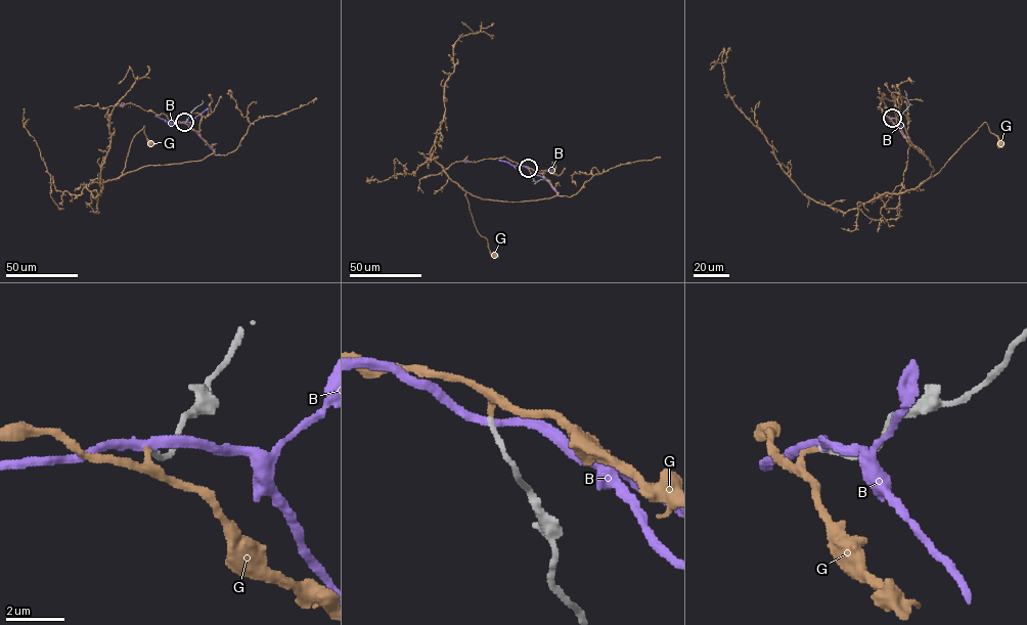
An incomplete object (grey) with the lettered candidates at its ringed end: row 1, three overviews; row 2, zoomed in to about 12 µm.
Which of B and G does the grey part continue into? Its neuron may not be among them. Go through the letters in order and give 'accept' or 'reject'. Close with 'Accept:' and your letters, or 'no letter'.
B: reject
G: accept
Accept: G

